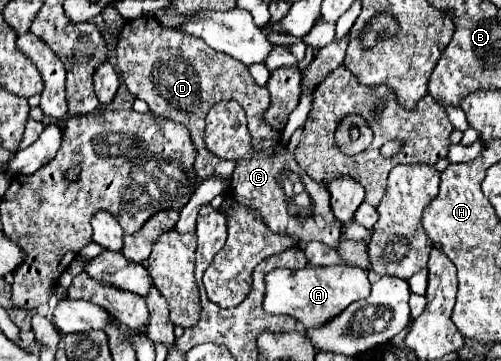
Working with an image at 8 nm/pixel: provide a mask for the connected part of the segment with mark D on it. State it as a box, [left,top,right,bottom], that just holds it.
[116,16,280,180]

